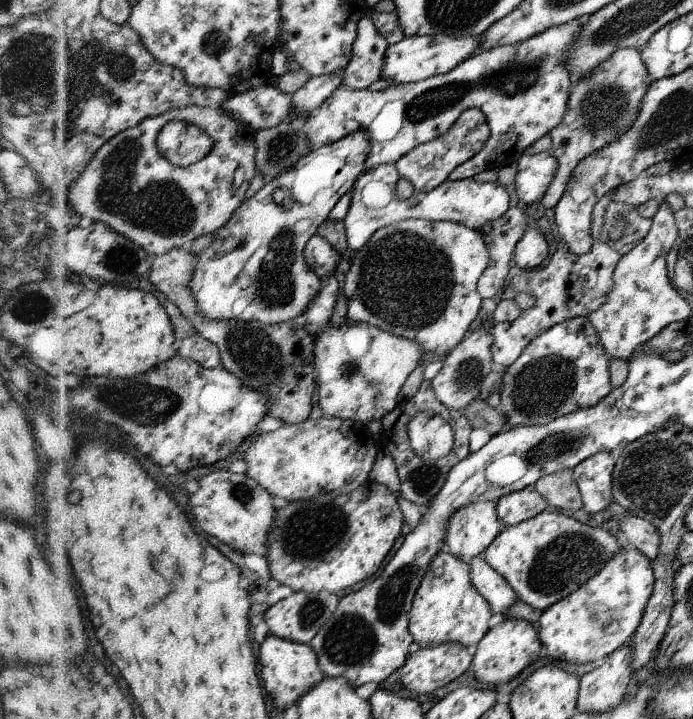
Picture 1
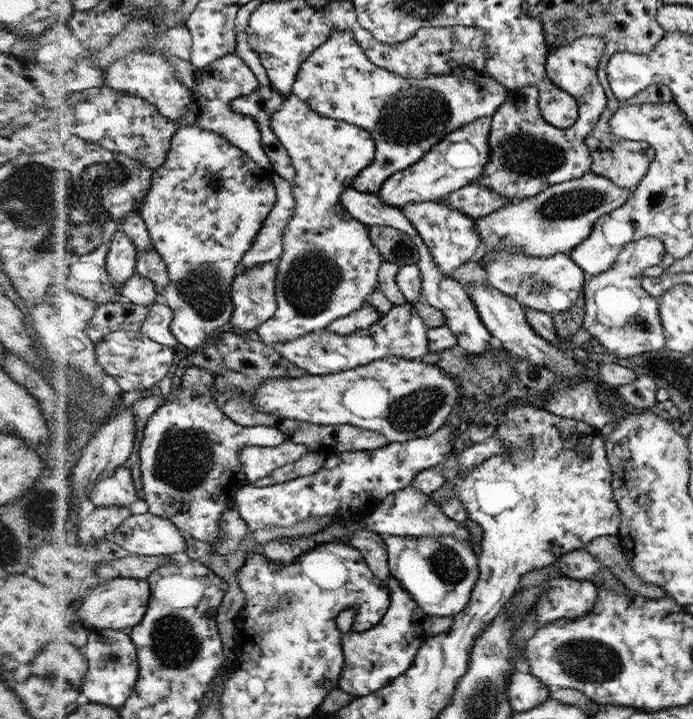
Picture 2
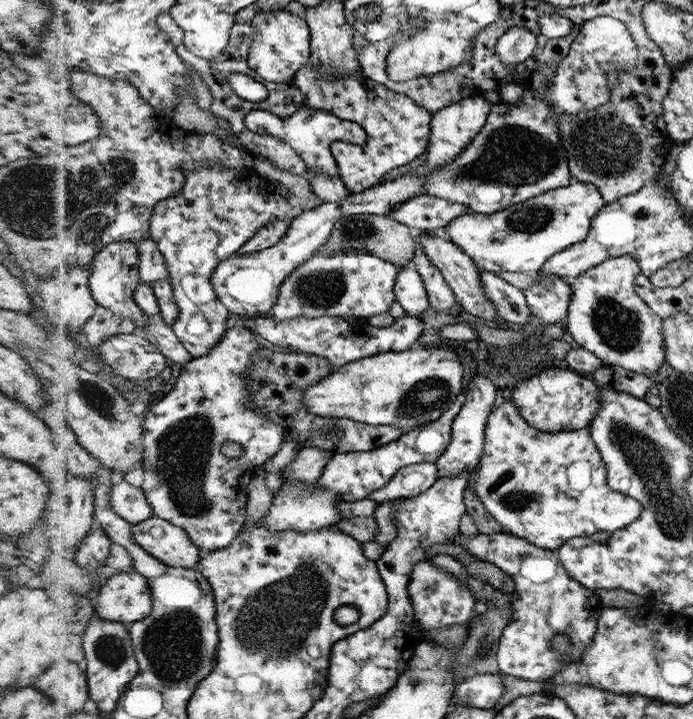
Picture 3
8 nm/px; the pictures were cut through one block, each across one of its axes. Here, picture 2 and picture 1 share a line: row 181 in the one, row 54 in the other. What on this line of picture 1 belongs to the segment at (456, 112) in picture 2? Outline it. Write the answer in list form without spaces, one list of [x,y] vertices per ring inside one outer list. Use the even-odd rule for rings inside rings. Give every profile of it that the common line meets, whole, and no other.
[[[369,13],[359,21],[353,56],[343,71],[341,85],[349,90],[368,89],[383,77],[383,64],[390,48],[386,36],[378,30]]]

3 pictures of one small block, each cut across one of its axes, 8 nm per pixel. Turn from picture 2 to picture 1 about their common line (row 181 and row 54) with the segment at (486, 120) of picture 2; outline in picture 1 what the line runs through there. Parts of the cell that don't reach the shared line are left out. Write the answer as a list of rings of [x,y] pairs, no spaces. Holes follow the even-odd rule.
[[[438,34],[405,37],[401,42],[390,45],[387,50],[386,62],[383,64],[383,78],[400,85],[450,73],[480,52],[481,36],[469,35],[467,38],[455,38]]]

